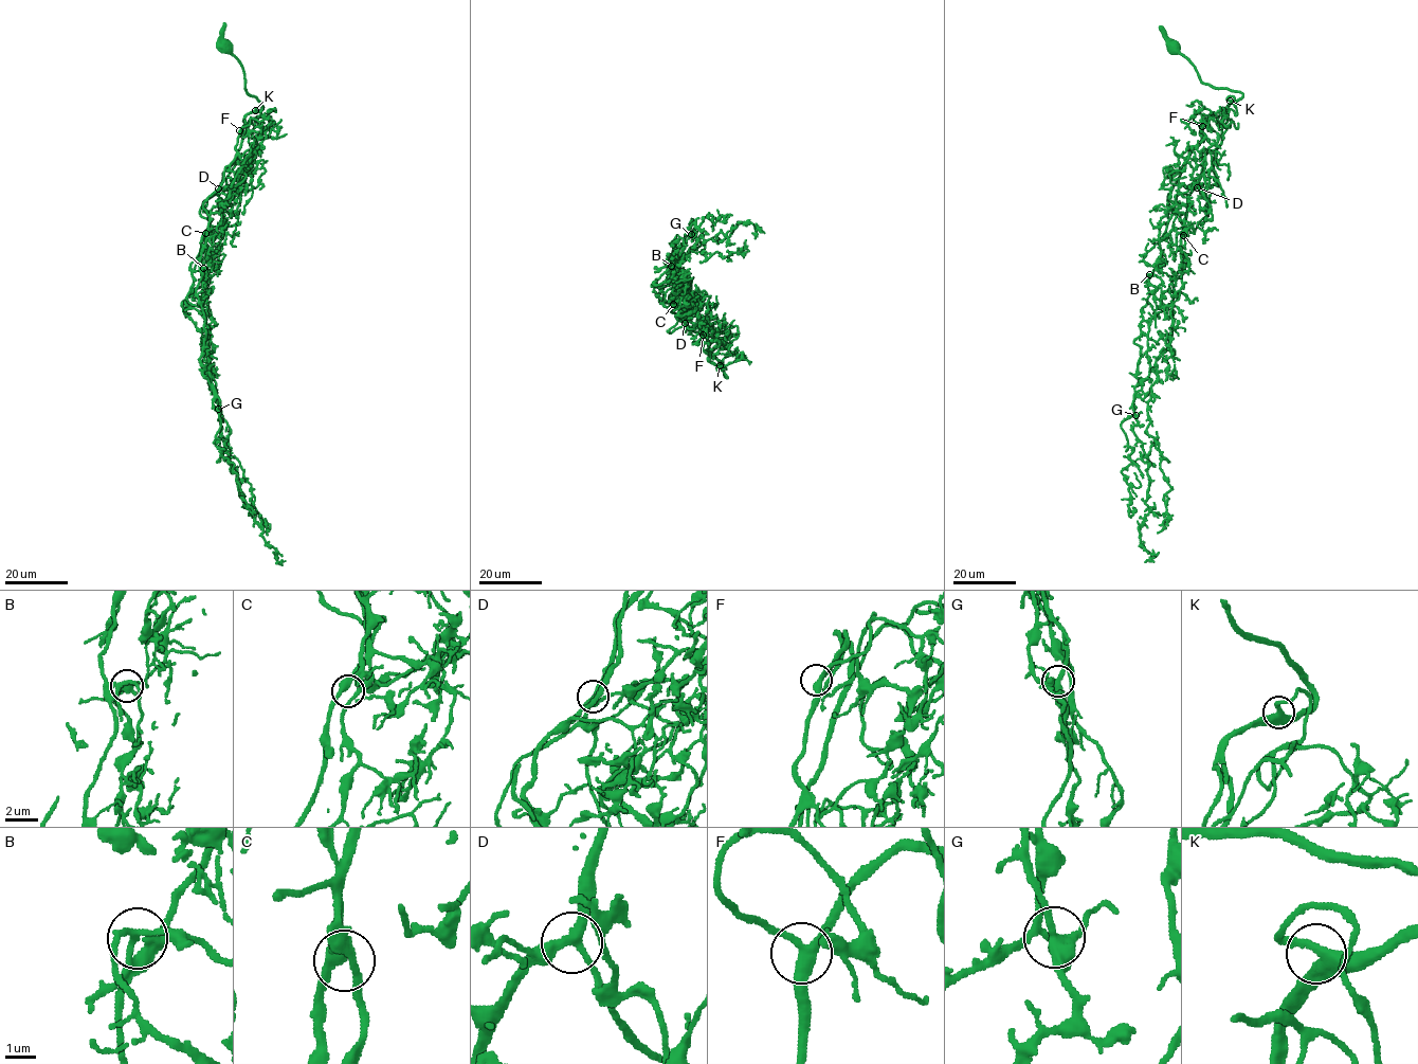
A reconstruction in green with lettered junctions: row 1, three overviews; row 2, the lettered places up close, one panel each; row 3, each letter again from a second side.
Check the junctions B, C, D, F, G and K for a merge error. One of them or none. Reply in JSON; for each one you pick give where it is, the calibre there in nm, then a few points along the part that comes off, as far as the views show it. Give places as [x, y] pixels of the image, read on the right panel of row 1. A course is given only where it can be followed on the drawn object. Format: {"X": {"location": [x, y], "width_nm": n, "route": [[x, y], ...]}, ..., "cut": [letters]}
{"cut": []}

